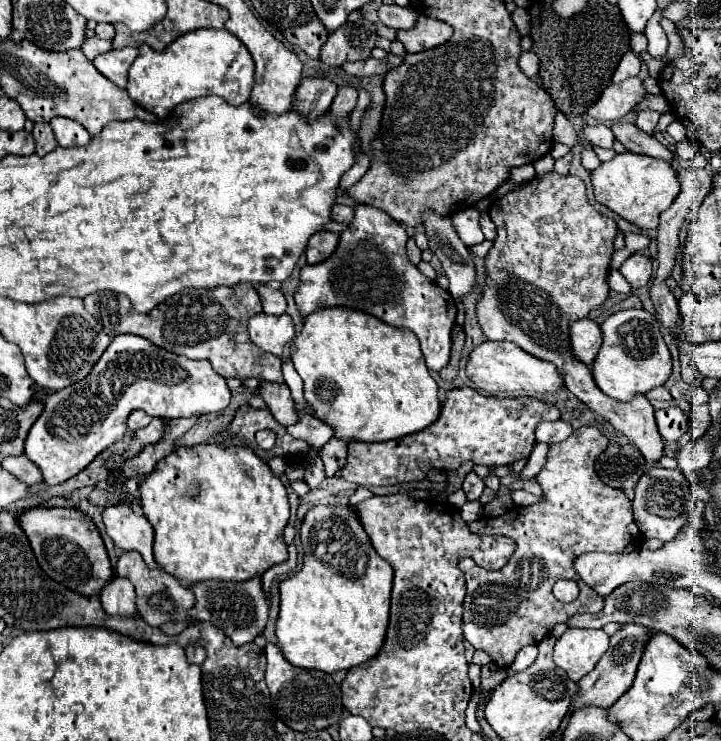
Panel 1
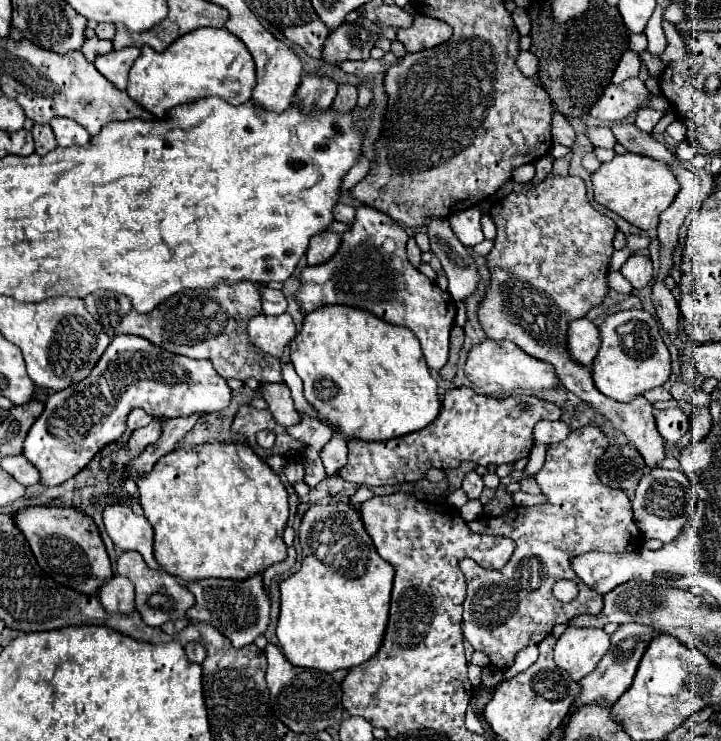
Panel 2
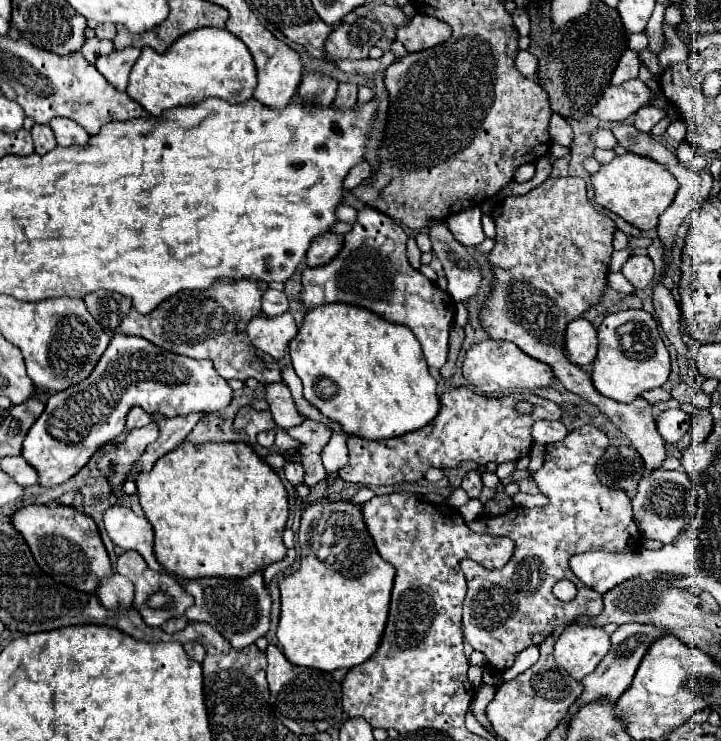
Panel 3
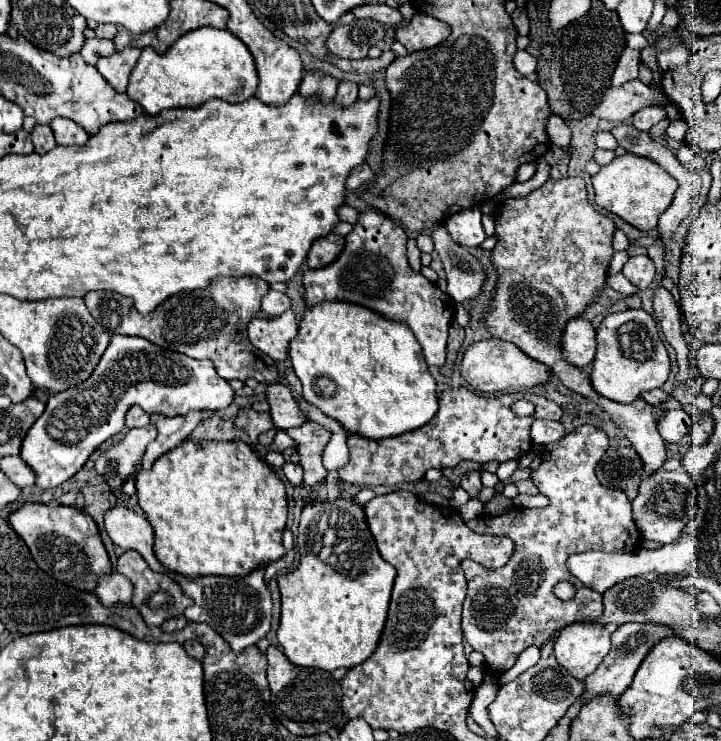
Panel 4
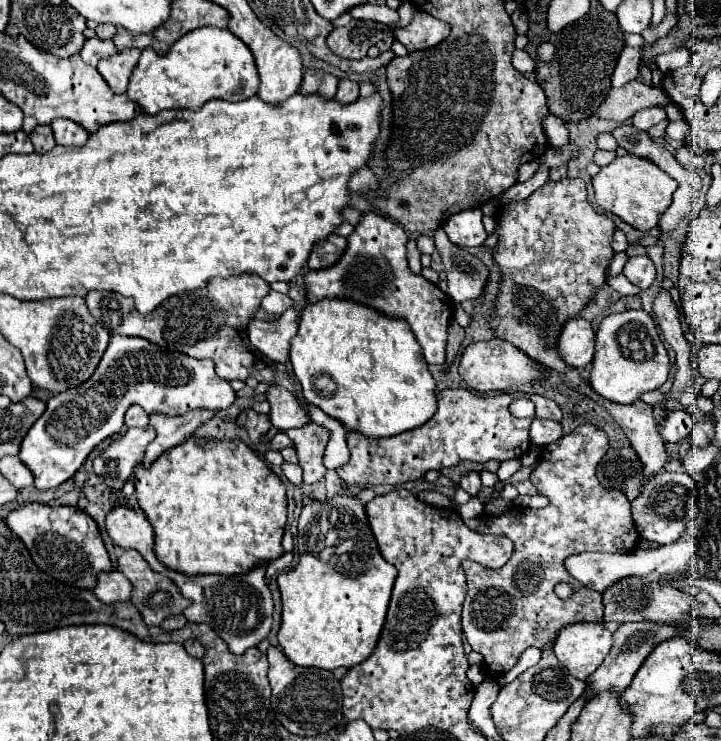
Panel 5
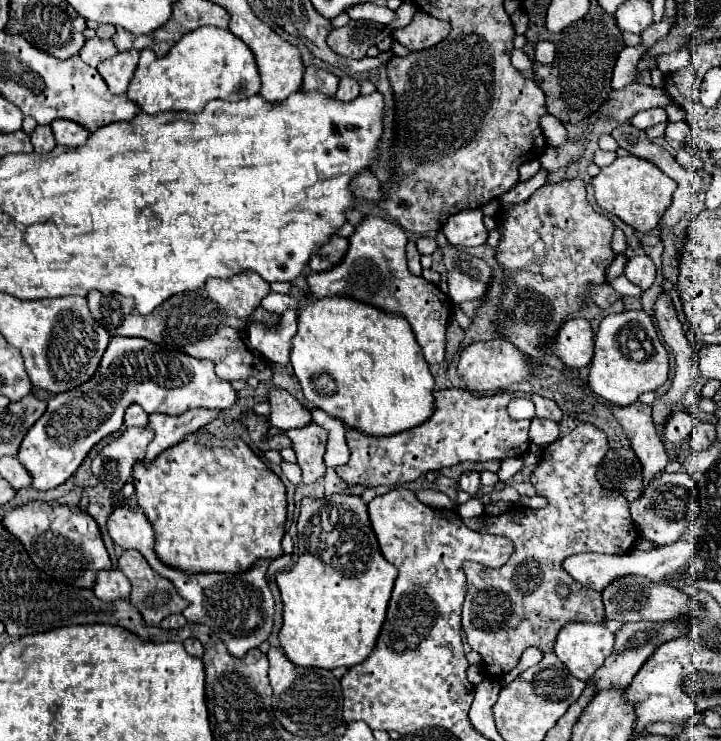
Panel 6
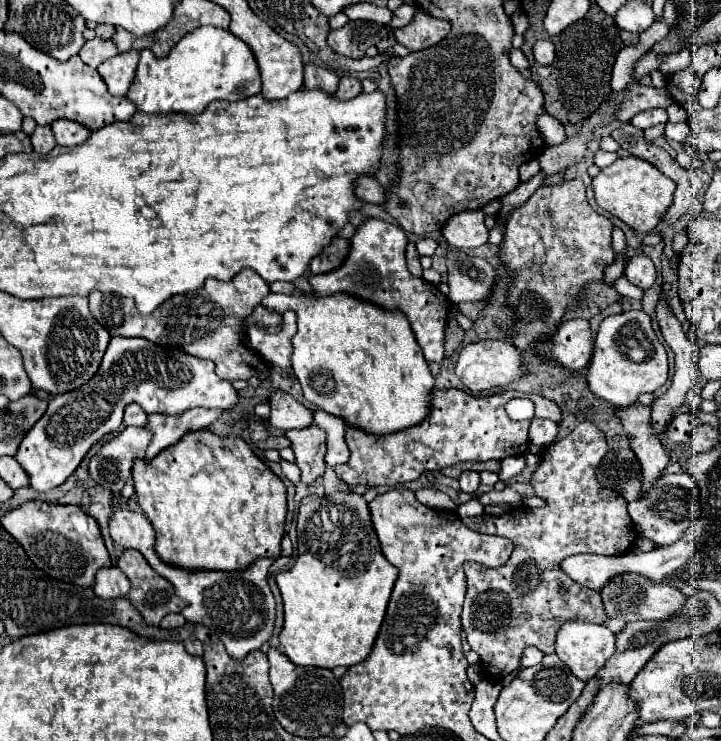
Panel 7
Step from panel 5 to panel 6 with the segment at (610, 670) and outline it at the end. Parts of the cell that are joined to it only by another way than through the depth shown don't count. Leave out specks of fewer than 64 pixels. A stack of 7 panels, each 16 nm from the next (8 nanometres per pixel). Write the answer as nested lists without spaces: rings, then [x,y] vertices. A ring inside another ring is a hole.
[[[636,622],[636,624],[624,624],[616,634],[616,644],[614,644],[614,652],[612,656],[604,662],[604,666],[592,676],[596,680],[596,688],[608,688],[610,684],[616,684],[620,688],[628,686],[632,682],[632,678],[638,674],[638,670],[644,666],[644,662],[648,660],[648,656],[652,656],[652,652],[656,652],[656,648],[668,640],[676,640],[680,638],[680,628],[676,628],[676,624],[652,624],[652,622]]]

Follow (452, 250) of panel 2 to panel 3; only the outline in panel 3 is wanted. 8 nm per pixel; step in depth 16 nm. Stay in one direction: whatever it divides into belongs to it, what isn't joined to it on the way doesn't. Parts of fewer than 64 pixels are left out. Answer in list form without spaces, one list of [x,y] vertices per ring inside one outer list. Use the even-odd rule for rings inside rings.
[[[446,222],[432,224],[430,240],[436,256],[444,266],[448,278],[448,294],[454,298],[454,302],[464,302],[476,296],[482,282],[480,264],[476,258],[462,244],[452,240]]]

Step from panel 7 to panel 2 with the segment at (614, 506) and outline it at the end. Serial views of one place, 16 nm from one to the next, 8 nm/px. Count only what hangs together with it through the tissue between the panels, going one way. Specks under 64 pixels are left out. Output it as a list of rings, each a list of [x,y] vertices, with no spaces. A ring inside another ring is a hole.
[[[582,426],[574,430],[566,440],[550,444],[546,452],[546,462],[540,468],[538,474],[534,474],[534,480],[542,490],[542,494],[548,498],[548,504],[534,506],[534,508],[512,508],[502,516],[488,518],[480,516],[474,522],[468,522],[468,528],[478,534],[498,534],[508,536],[516,542],[516,550],[508,564],[500,570],[484,570],[482,566],[474,564],[470,558],[460,560],[460,570],[466,576],[468,594],[464,600],[464,618],[462,618],[462,630],[464,638],[474,646],[474,650],[484,652],[490,658],[490,664],[498,670],[506,670],[514,664],[516,654],[530,646],[540,644],[546,636],[552,634],[552,628],[558,624],[568,624],[572,618],[580,614],[600,614],[602,610],[602,596],[594,590],[590,590],[570,568],[570,558],[576,554],[584,554],[590,550],[600,552],[632,552],[638,550],[638,542],[642,546],[642,534],[632,518],[632,504],[628,496],[620,490],[604,486],[596,476],[596,462],[608,448],[608,438],[604,432],[600,432],[596,426]],[[560,578],[570,578],[578,586],[578,596],[572,602],[560,602],[552,594],[552,586]]]

